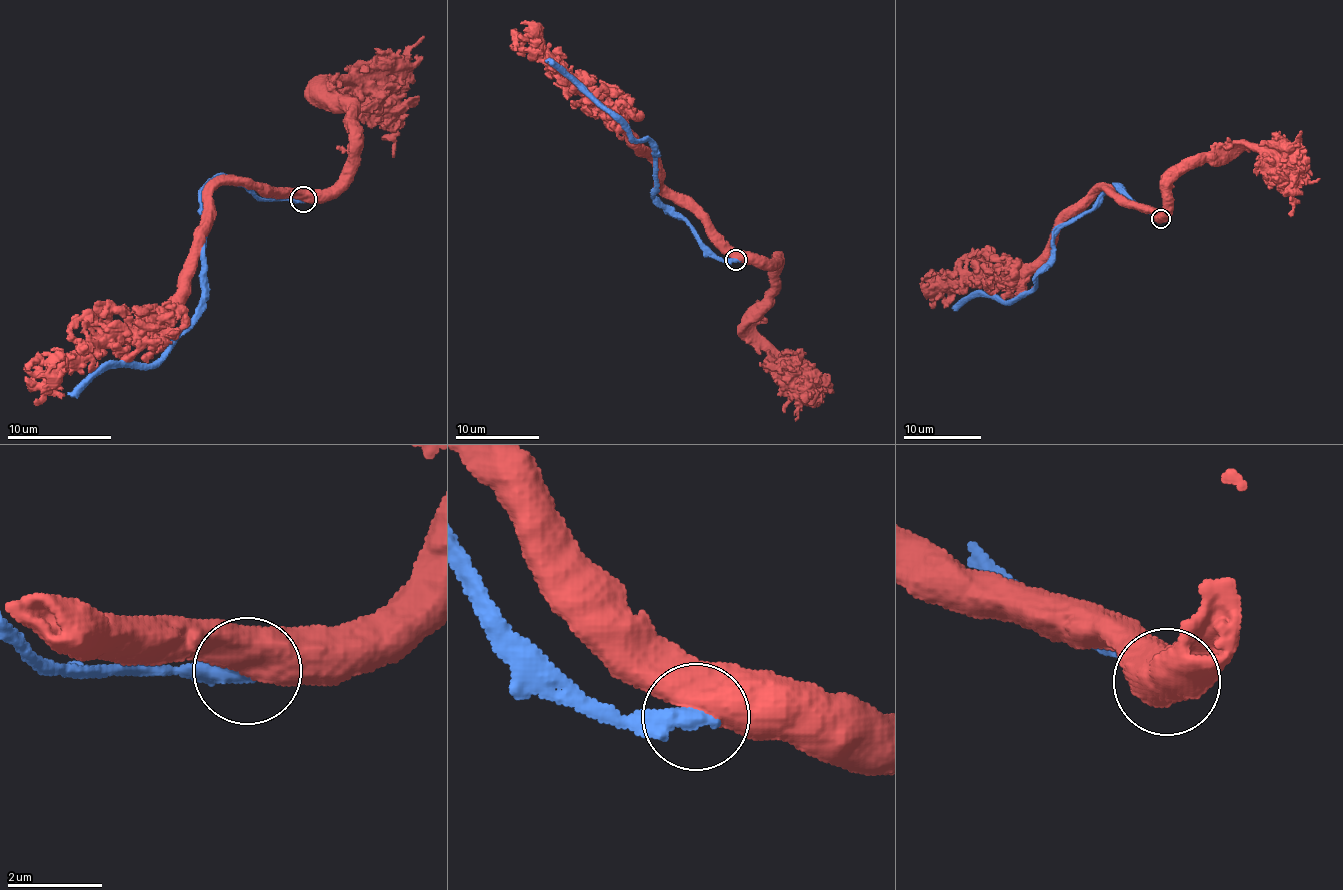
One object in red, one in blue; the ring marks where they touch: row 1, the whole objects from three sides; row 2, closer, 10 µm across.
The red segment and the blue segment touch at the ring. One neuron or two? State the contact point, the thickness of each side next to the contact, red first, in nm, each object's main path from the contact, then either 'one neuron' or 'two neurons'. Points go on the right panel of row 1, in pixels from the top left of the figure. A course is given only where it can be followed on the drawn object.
at (1161, 218); 800 nm thick on the red side, 440 nm on the other; red runs (1160, 218), (1097, 189), (1031, 264), (978, 270), (935, 292), (927, 289); blue runs (1160, 218), (1111, 189), (1056, 234), (1054, 259), (1037, 275), (1037, 283), (1013, 300), (972, 294), (954, 307); two neurons

